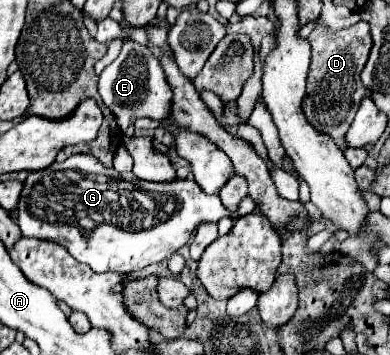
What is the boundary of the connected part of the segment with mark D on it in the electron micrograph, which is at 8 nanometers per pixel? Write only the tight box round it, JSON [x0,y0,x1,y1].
[303,21,373,151]

